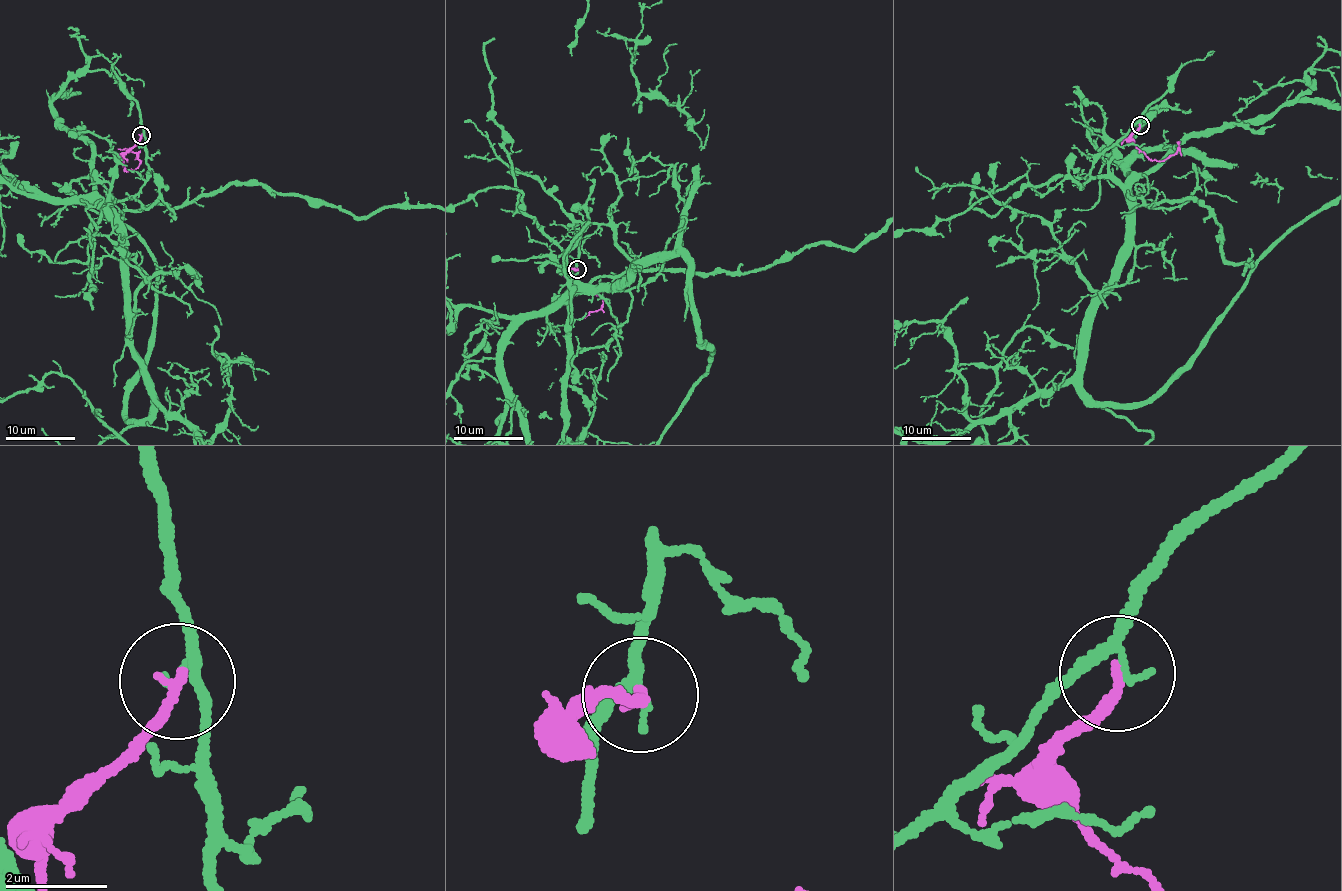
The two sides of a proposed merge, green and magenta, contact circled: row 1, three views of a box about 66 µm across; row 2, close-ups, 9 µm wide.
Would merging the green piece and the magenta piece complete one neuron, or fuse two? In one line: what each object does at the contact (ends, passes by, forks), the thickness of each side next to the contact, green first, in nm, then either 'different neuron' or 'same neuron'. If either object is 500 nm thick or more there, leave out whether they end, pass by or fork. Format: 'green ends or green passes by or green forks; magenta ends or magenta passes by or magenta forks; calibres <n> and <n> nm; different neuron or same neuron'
green passes by; magenta ends; calibres 160 and 200 nm; different neuron

